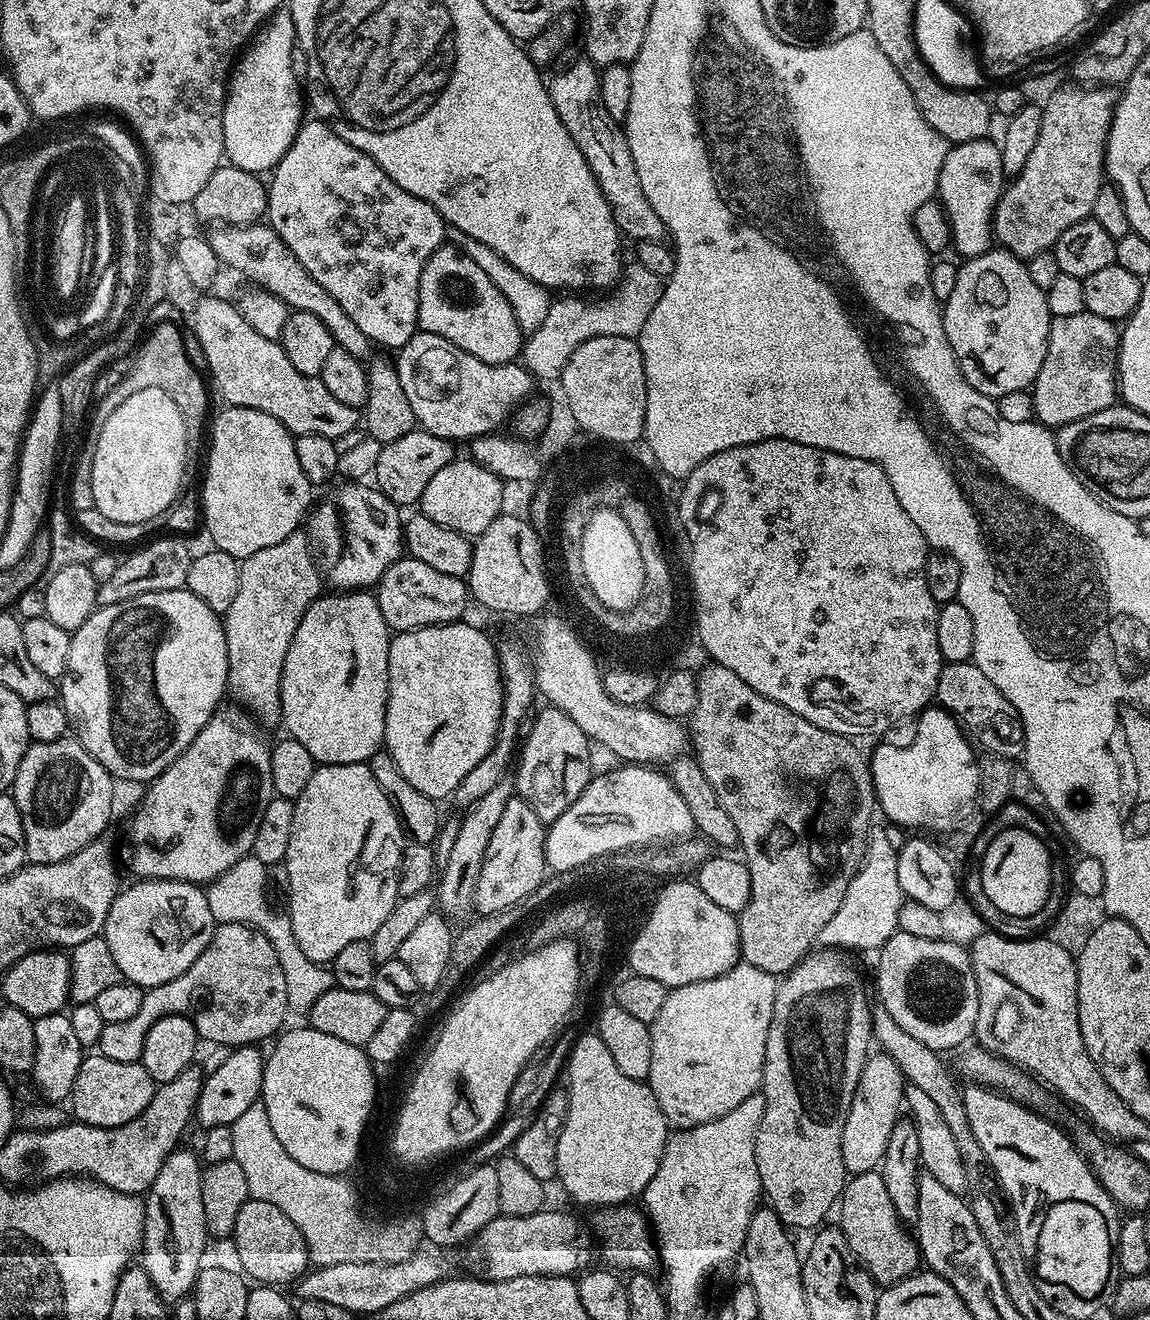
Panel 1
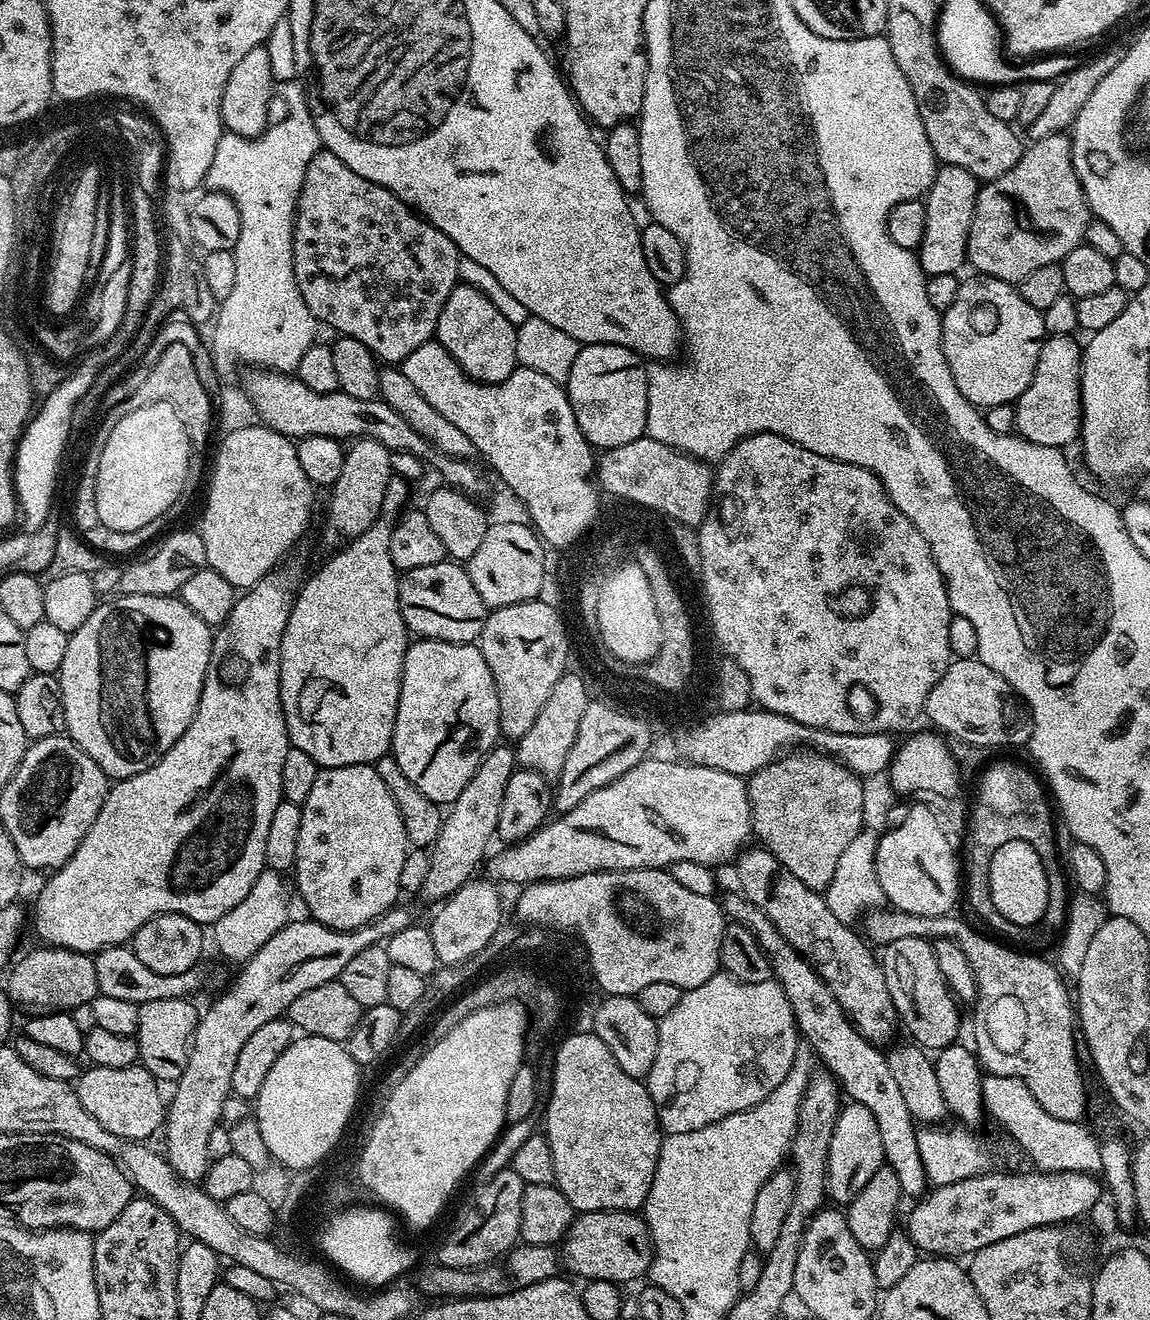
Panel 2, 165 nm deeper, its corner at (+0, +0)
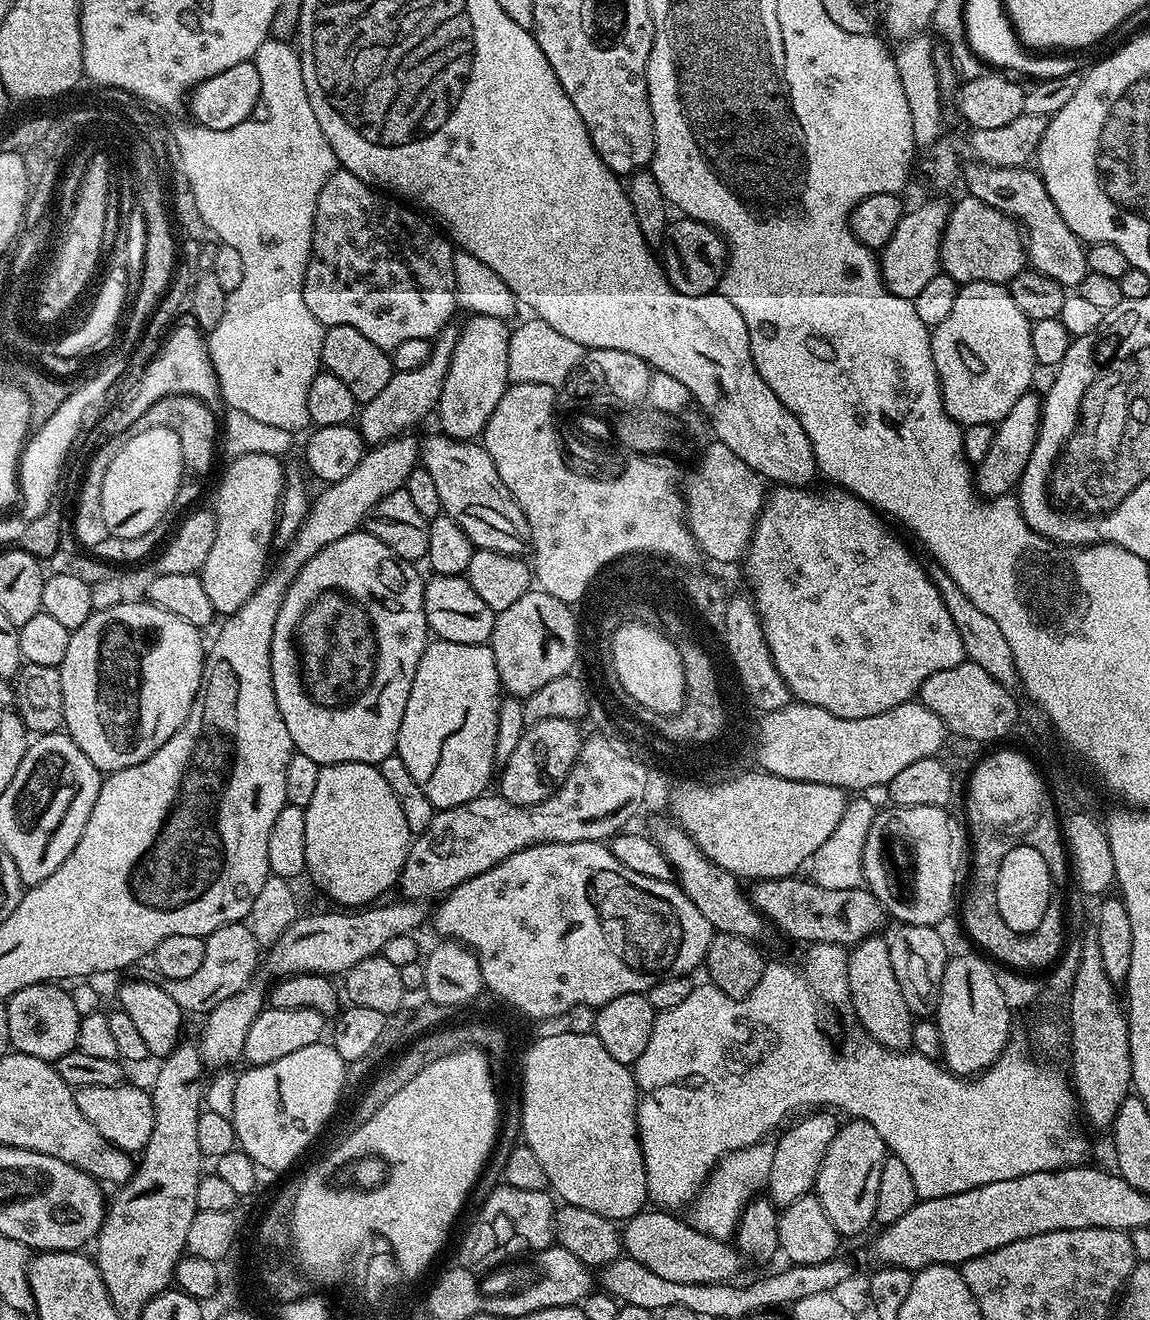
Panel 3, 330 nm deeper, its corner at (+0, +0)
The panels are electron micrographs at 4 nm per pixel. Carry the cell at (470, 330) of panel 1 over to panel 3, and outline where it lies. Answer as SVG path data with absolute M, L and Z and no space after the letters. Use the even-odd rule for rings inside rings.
M472 314L467 319L459 329L438 407L439 431L457 442L475 441L483 433L490 414L494 414L502 394L510 387L506 366L512 337L509 325L489 316Z

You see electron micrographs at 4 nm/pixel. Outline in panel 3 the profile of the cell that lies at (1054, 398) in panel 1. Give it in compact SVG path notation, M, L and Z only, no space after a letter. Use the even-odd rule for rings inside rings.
M1030 390L1002 418L999 424L995 425L995 436L990 444L990 450L986 456L975 465L974 487L981 497L995 498L1001 494L1009 493L1020 483L1020 475L1024 472L1026 462L1034 450L1036 436L1040 432L1040 418L1042 415L1042 400L1035 391Z

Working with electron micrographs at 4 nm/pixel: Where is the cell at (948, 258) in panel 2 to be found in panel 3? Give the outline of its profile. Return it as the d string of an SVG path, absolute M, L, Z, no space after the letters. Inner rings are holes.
M928 200L916 209L905 211L898 222L898 230L886 242L878 256L880 275L885 284L898 298L915 300L918 293L930 282L930 278L941 275L940 243L944 237L944 227L950 211L949 201Z

